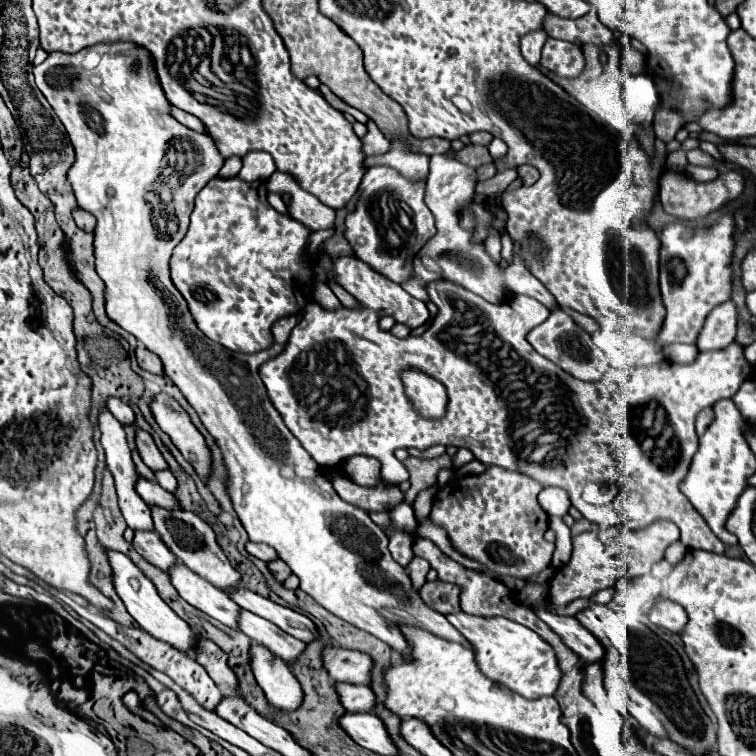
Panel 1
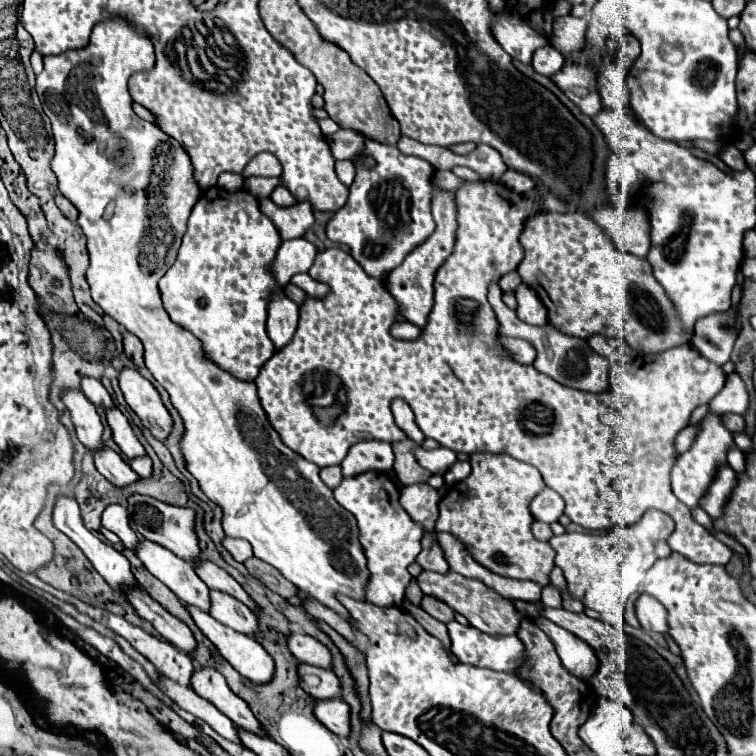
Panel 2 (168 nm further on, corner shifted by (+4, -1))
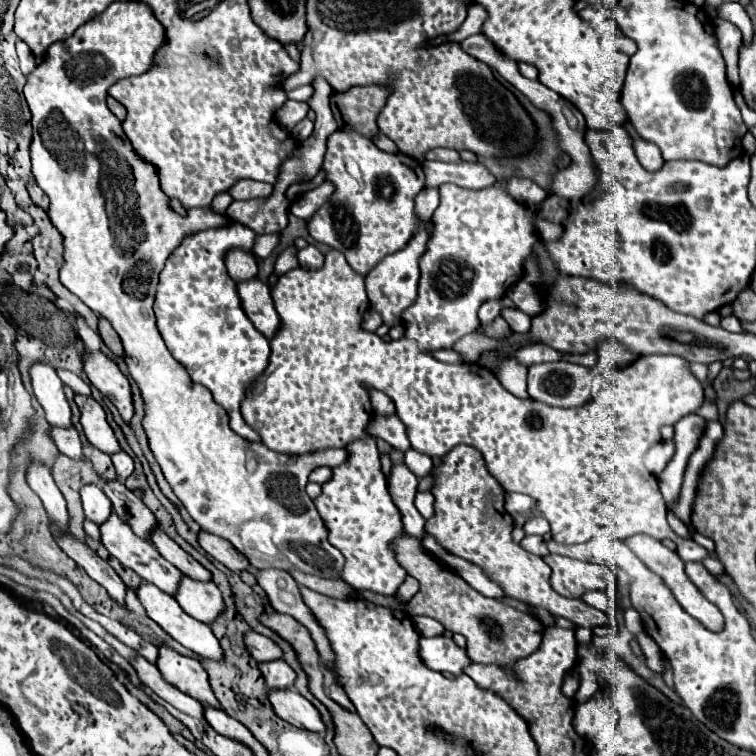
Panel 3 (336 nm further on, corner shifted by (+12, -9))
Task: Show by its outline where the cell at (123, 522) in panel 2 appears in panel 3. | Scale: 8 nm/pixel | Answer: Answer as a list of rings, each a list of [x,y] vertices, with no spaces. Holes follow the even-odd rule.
[[[96,484],[82,486],[80,488],[80,498],[82,498],[84,516],[88,520],[96,522],[96,524],[100,524],[100,520],[104,520],[104,516],[108,516],[108,512],[112,512],[112,506],[110,506],[108,496]]]

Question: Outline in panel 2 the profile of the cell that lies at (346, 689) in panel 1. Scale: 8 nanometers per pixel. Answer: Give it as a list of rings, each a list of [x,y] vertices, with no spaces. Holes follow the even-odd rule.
[[[300,664],[298,674],[300,674],[300,684],[304,686],[304,690],[312,692],[314,698],[318,700],[342,698],[340,678],[332,670],[312,668],[310,664]]]

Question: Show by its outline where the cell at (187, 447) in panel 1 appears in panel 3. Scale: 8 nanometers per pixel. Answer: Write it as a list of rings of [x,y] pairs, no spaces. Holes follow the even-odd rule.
[[[84,350],[84,372],[88,380],[110,398],[110,402],[118,408],[124,422],[132,418],[132,392],[128,378],[120,372],[116,362],[112,362],[100,350]]]

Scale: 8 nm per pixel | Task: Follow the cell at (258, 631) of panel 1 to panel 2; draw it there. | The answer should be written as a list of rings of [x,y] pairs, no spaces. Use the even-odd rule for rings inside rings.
[[[210,592],[210,600],[212,600],[210,616],[214,616],[224,626],[248,636],[260,632],[256,614],[238,600],[232,600],[232,596],[224,596],[224,592]]]

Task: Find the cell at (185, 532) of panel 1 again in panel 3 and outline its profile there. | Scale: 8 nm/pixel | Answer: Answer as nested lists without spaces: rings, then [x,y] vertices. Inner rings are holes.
[[[118,478],[104,482],[102,490],[110,498],[112,508],[116,510],[116,514],[120,518],[126,518],[128,526],[136,532],[136,536],[148,540],[152,528],[156,528],[158,524],[156,524],[154,514],[144,506],[144,502],[134,492],[130,492],[124,486],[124,482],[118,480]]]

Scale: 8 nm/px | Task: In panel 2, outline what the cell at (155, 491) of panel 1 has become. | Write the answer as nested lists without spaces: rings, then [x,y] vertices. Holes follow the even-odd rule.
[[[104,448],[104,452],[96,452],[94,462],[96,462],[98,472],[118,488],[136,484],[140,480],[136,472],[132,472],[132,468],[120,458],[120,454],[116,454],[110,448]]]

